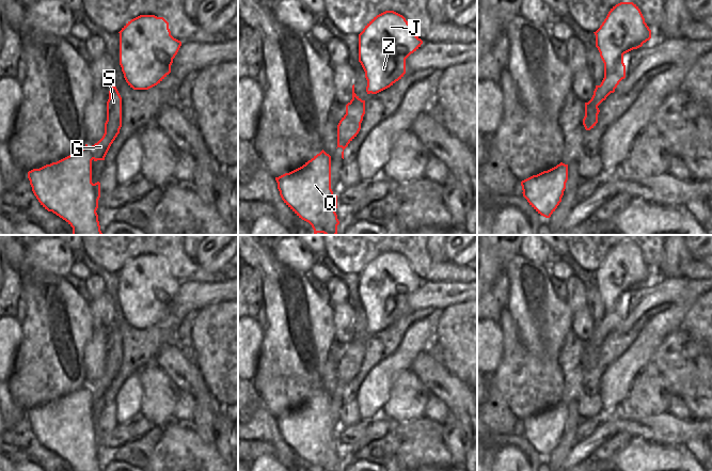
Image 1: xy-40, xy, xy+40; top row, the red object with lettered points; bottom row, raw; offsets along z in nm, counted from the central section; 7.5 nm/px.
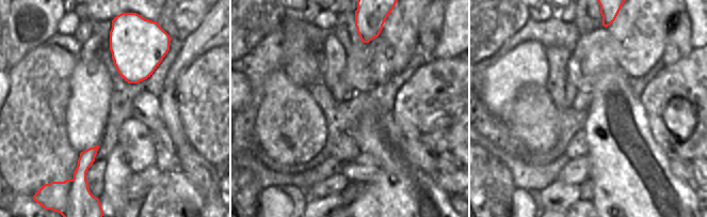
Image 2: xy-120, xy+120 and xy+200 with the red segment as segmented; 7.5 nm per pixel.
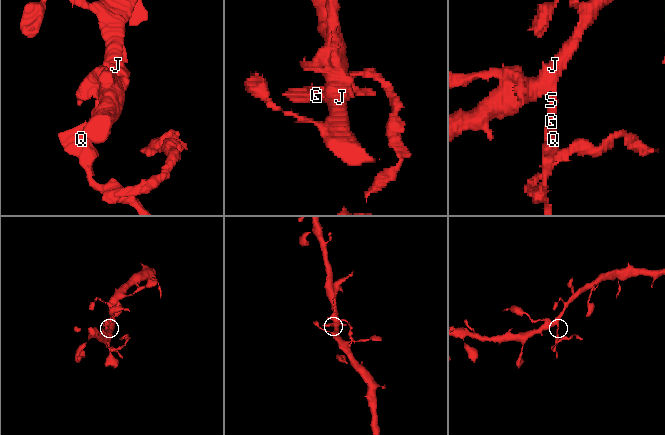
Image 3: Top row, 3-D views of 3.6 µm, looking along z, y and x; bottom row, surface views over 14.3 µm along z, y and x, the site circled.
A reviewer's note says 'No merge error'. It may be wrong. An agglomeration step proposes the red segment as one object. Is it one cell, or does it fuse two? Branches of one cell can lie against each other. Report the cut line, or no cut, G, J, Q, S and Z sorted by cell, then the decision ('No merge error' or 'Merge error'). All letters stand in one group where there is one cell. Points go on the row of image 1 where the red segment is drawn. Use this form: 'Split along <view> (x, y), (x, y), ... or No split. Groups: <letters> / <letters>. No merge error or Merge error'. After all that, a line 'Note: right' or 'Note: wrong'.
Split along xy+40 (599, 85), (610, 93). Groups: G Q S / J Z. Merge error
Note: wrong

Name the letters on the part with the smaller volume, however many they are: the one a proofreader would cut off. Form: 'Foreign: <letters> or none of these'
Foreign: G, Q, S

